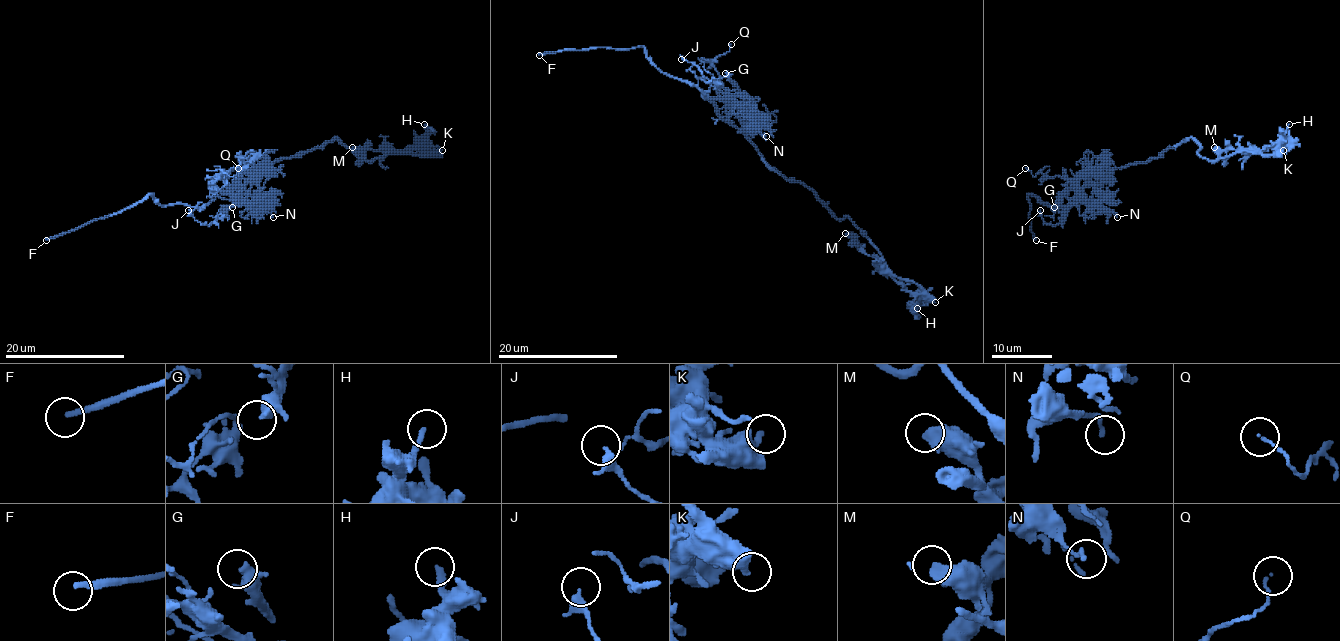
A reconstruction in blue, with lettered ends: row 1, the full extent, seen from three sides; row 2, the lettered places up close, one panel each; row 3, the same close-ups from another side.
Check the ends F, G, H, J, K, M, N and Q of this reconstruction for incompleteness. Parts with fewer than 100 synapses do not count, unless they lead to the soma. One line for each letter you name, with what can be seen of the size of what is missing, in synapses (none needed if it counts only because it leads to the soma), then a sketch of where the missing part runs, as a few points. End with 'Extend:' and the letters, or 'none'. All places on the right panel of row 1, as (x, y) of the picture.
F: missing branch runs (1036, 240), (1051, 250), (1060, 241), (1067, 241), (1085, 250), (1097, 250), (1096, 255), (1102, 261), (1118, 264)
Extend: F

